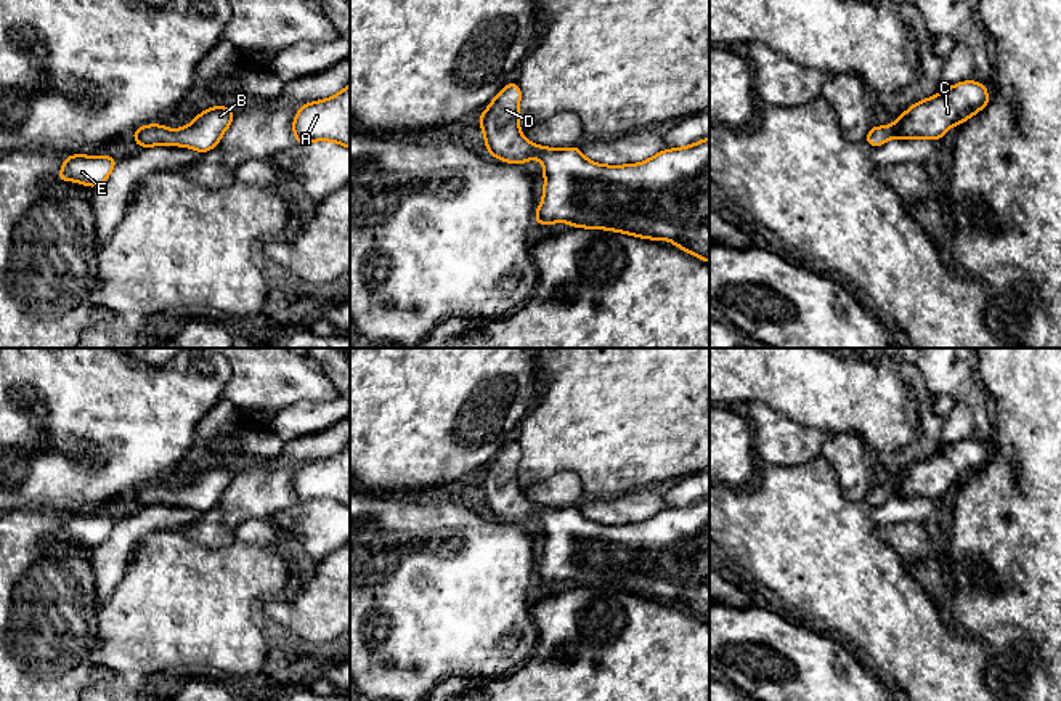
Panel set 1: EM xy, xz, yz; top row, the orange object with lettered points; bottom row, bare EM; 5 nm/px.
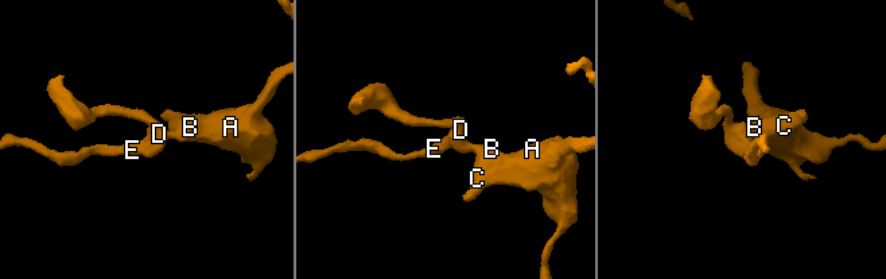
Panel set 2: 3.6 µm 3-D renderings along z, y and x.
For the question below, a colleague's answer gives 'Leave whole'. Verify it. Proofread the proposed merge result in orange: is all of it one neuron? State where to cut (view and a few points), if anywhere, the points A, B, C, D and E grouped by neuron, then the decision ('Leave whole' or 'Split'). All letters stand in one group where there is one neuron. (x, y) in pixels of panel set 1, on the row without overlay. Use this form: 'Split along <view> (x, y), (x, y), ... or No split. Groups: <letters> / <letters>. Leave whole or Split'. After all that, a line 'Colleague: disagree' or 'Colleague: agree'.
No split. Groups: A B C D E. Leave whole
Colleague: agree

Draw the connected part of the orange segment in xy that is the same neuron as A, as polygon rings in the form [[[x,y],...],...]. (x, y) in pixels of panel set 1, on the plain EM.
[[[350,443],[327,459],[300,465],[292,491],[299,505],[326,499],[350,509]]]

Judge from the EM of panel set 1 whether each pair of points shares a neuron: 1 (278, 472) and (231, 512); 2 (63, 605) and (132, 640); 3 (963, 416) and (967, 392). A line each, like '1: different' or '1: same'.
1: same
2: different
3: different

